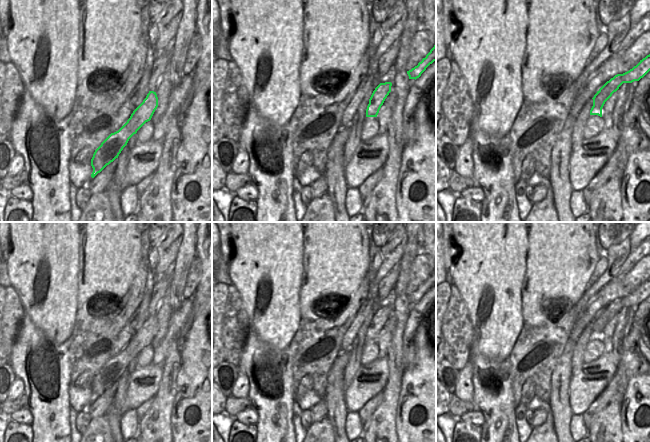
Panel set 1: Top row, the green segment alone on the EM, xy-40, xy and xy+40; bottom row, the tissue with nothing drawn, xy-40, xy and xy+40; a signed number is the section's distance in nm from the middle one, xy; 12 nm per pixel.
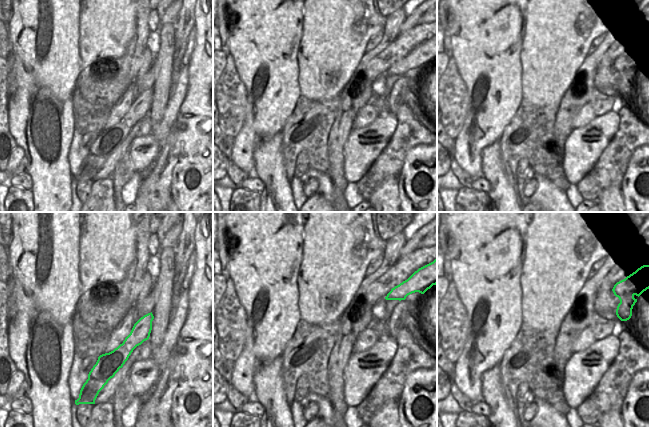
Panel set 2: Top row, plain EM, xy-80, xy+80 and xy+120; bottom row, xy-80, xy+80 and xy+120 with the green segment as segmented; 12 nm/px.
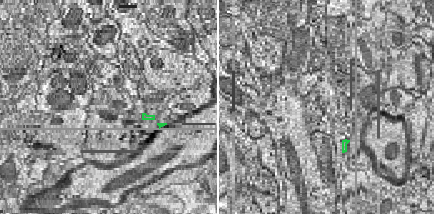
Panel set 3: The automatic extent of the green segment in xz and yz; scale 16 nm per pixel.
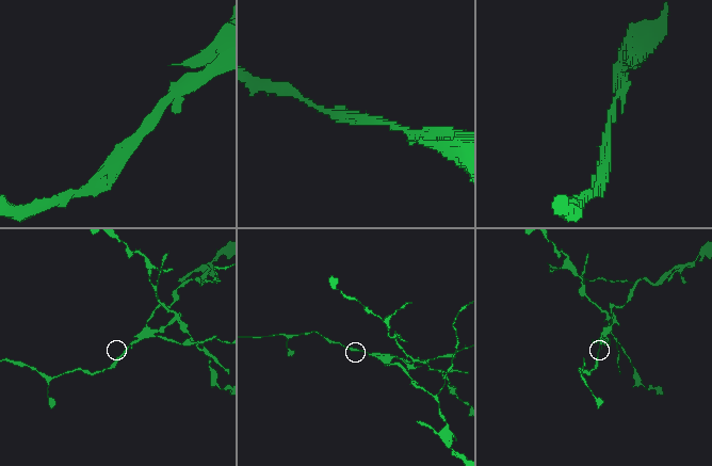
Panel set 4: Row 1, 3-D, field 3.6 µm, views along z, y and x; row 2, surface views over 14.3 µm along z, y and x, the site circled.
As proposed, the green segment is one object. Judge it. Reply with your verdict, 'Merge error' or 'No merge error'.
Merge error.

